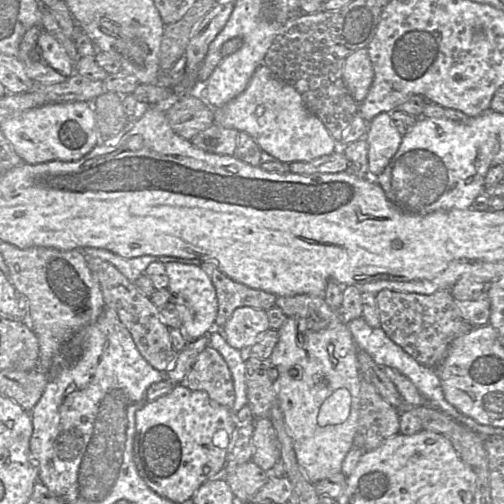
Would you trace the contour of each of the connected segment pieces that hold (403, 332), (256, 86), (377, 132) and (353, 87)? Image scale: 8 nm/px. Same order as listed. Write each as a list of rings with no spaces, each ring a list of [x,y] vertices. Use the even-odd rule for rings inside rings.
[[[450,289],[431,295],[381,290],[376,295],[381,328],[387,336],[426,367],[439,367],[455,338],[462,333],[463,319]]]
[[[265,64],[256,69],[243,93],[224,106],[214,109],[214,123],[248,133],[262,151],[284,163],[308,162],[321,156],[330,155],[341,147],[322,121],[308,110],[301,94],[292,85],[278,78]]]
[[[382,112],[368,123],[364,138],[368,142],[368,170],[375,181],[374,177],[384,171],[397,152],[402,135],[393,125],[390,113]]]
[[[367,47],[356,50],[345,59],[342,77],[351,96],[357,103],[361,103],[374,79]]]

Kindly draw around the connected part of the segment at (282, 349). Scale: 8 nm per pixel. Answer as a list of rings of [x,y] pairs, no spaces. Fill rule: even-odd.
[[[287,317],[278,330],[279,340],[269,358],[277,370],[277,404],[283,413],[286,433],[292,439],[297,463],[307,479],[315,484],[342,471],[343,461],[353,446],[358,432],[360,413],[360,366],[358,347],[342,319],[333,327],[314,332],[299,323],[300,319]],[[345,388],[351,394],[351,412],[348,419],[337,425],[320,426],[317,421],[324,400],[334,391]]]

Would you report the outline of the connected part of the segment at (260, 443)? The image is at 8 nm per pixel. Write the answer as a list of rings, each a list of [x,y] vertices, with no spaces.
[[[270,419],[255,420],[252,445],[251,460],[264,471],[269,471],[280,460],[280,447]]]

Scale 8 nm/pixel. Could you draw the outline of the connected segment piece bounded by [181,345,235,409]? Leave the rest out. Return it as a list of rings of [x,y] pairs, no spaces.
[[[210,345],[197,356],[181,384],[191,390],[205,391],[228,409],[233,406],[235,392],[230,370],[220,353]]]

